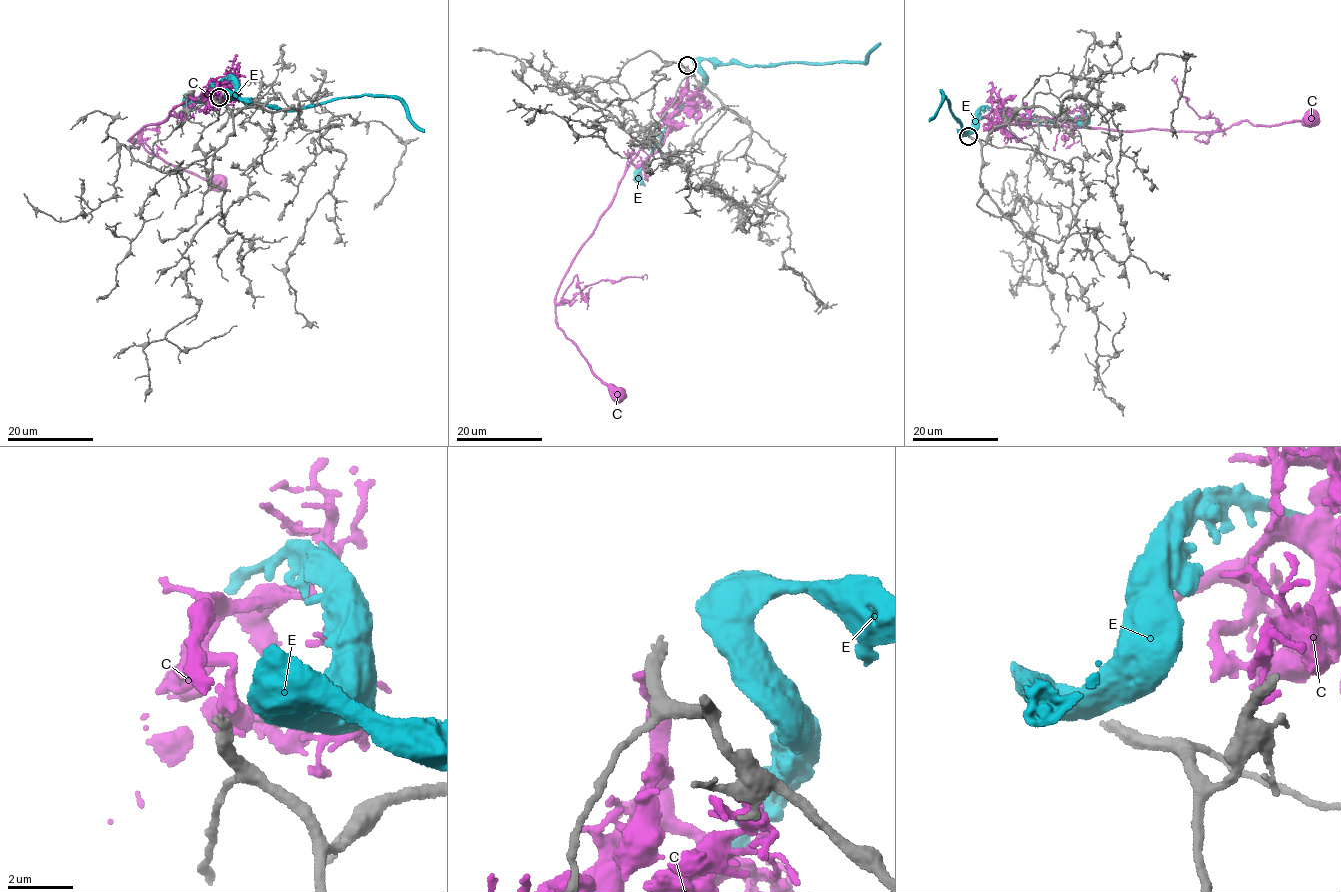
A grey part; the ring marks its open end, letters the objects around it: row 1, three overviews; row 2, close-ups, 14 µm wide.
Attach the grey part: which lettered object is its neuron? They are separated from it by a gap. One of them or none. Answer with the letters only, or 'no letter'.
no letter

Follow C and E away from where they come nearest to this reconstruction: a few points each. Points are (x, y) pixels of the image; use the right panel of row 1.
C: (972, 133), (987, 118), (1029, 127), (1210, 133), (1244, 121), (1266, 126), (1311, 118)
E: (964, 135), (960, 132), (963, 133), (963, 129), (940, 90), (941, 106), (928, 121)

